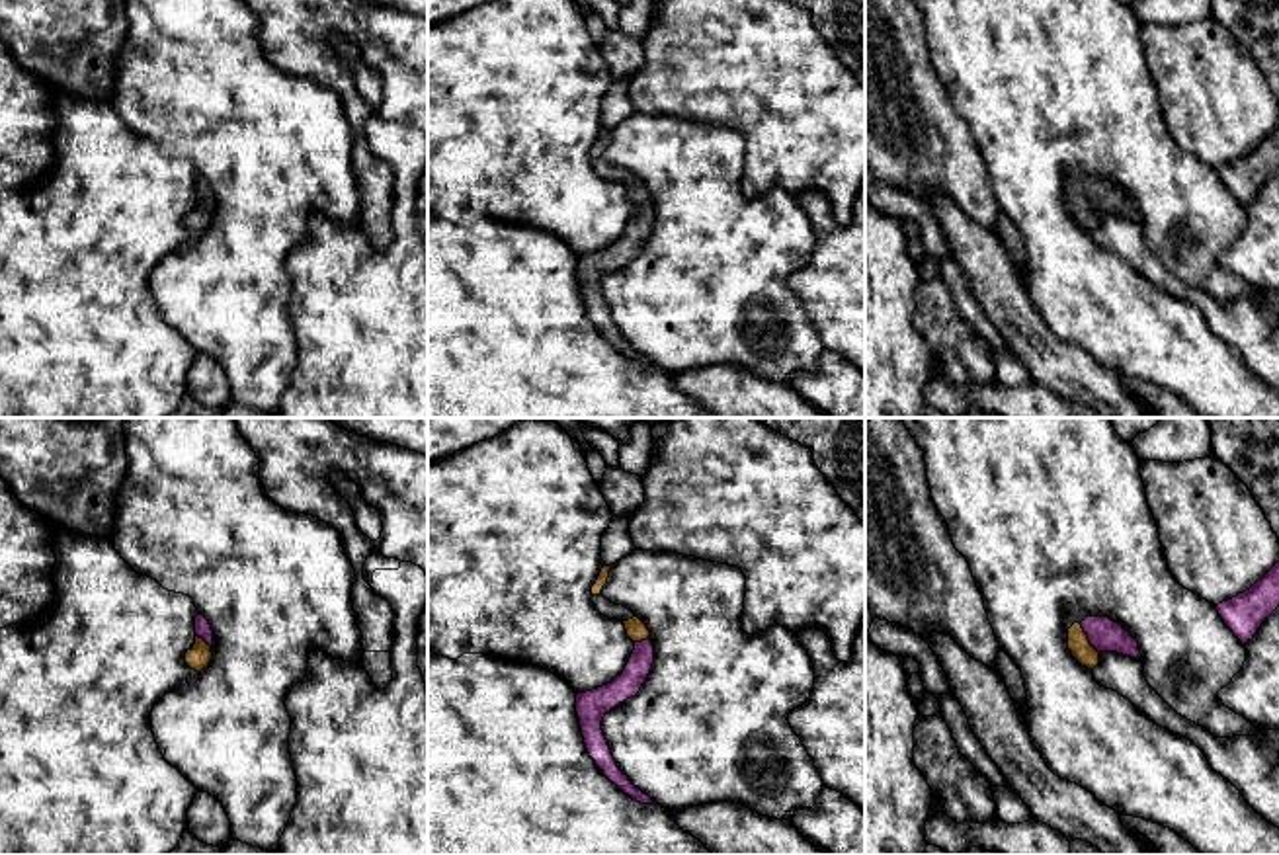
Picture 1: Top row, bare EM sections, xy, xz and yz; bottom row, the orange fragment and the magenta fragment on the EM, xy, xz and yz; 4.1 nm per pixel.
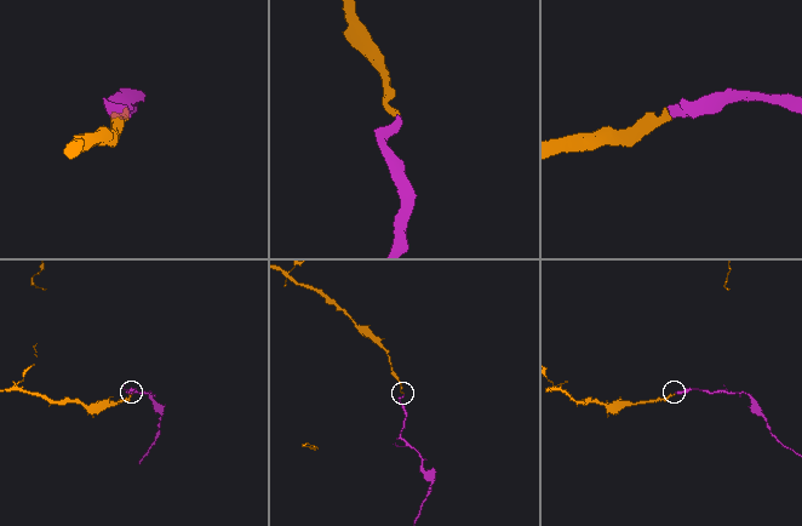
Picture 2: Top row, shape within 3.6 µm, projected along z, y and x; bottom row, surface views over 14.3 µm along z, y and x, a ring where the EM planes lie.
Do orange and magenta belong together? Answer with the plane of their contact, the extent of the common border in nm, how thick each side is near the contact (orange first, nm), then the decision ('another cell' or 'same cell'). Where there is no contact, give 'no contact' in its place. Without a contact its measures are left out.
yz | 150 nm | 90/140 nm | same cell

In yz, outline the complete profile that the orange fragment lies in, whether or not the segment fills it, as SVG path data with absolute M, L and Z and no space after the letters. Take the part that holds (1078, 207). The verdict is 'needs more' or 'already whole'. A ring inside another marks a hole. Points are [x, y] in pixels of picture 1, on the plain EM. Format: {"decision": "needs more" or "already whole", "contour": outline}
{"decision": "needs more", "contour": "M1086 180L1068 191L1068 213L1072 219L1093 232L1101 215L1117 215L1138 221L1138 205L1119 185L1109 180Z"}

